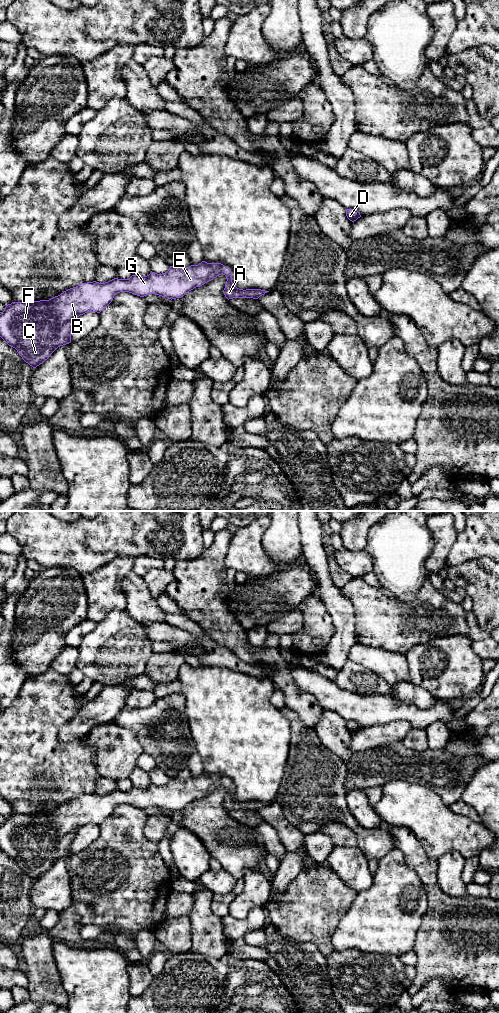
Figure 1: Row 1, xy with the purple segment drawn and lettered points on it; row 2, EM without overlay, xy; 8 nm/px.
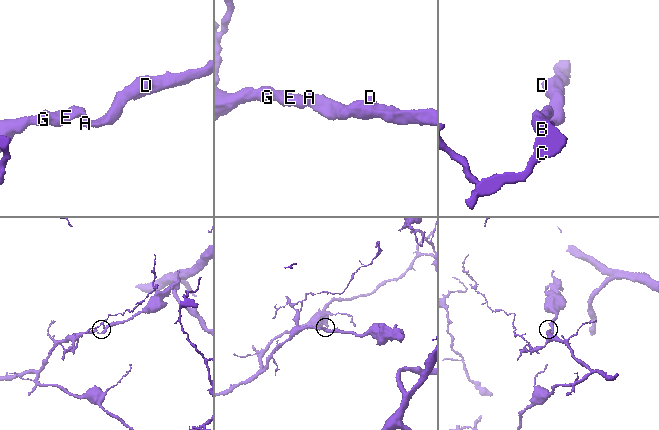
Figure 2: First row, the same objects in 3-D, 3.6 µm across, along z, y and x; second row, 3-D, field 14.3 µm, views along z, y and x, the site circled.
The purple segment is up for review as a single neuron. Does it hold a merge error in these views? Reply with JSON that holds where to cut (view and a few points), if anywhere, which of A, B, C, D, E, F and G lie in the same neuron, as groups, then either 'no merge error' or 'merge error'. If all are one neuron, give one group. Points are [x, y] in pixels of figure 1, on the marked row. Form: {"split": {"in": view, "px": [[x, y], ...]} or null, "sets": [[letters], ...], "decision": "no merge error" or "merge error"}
{"split": null, "sets": [["A", "B", "C", "D", "E", "F", "G"]], "decision": "no merge error"}

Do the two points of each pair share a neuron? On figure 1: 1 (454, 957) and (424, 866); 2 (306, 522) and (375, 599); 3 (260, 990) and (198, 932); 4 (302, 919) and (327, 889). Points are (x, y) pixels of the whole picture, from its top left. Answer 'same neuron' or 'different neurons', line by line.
1: same neuron
2: different neurons
3: different neurons
4: same neuron

